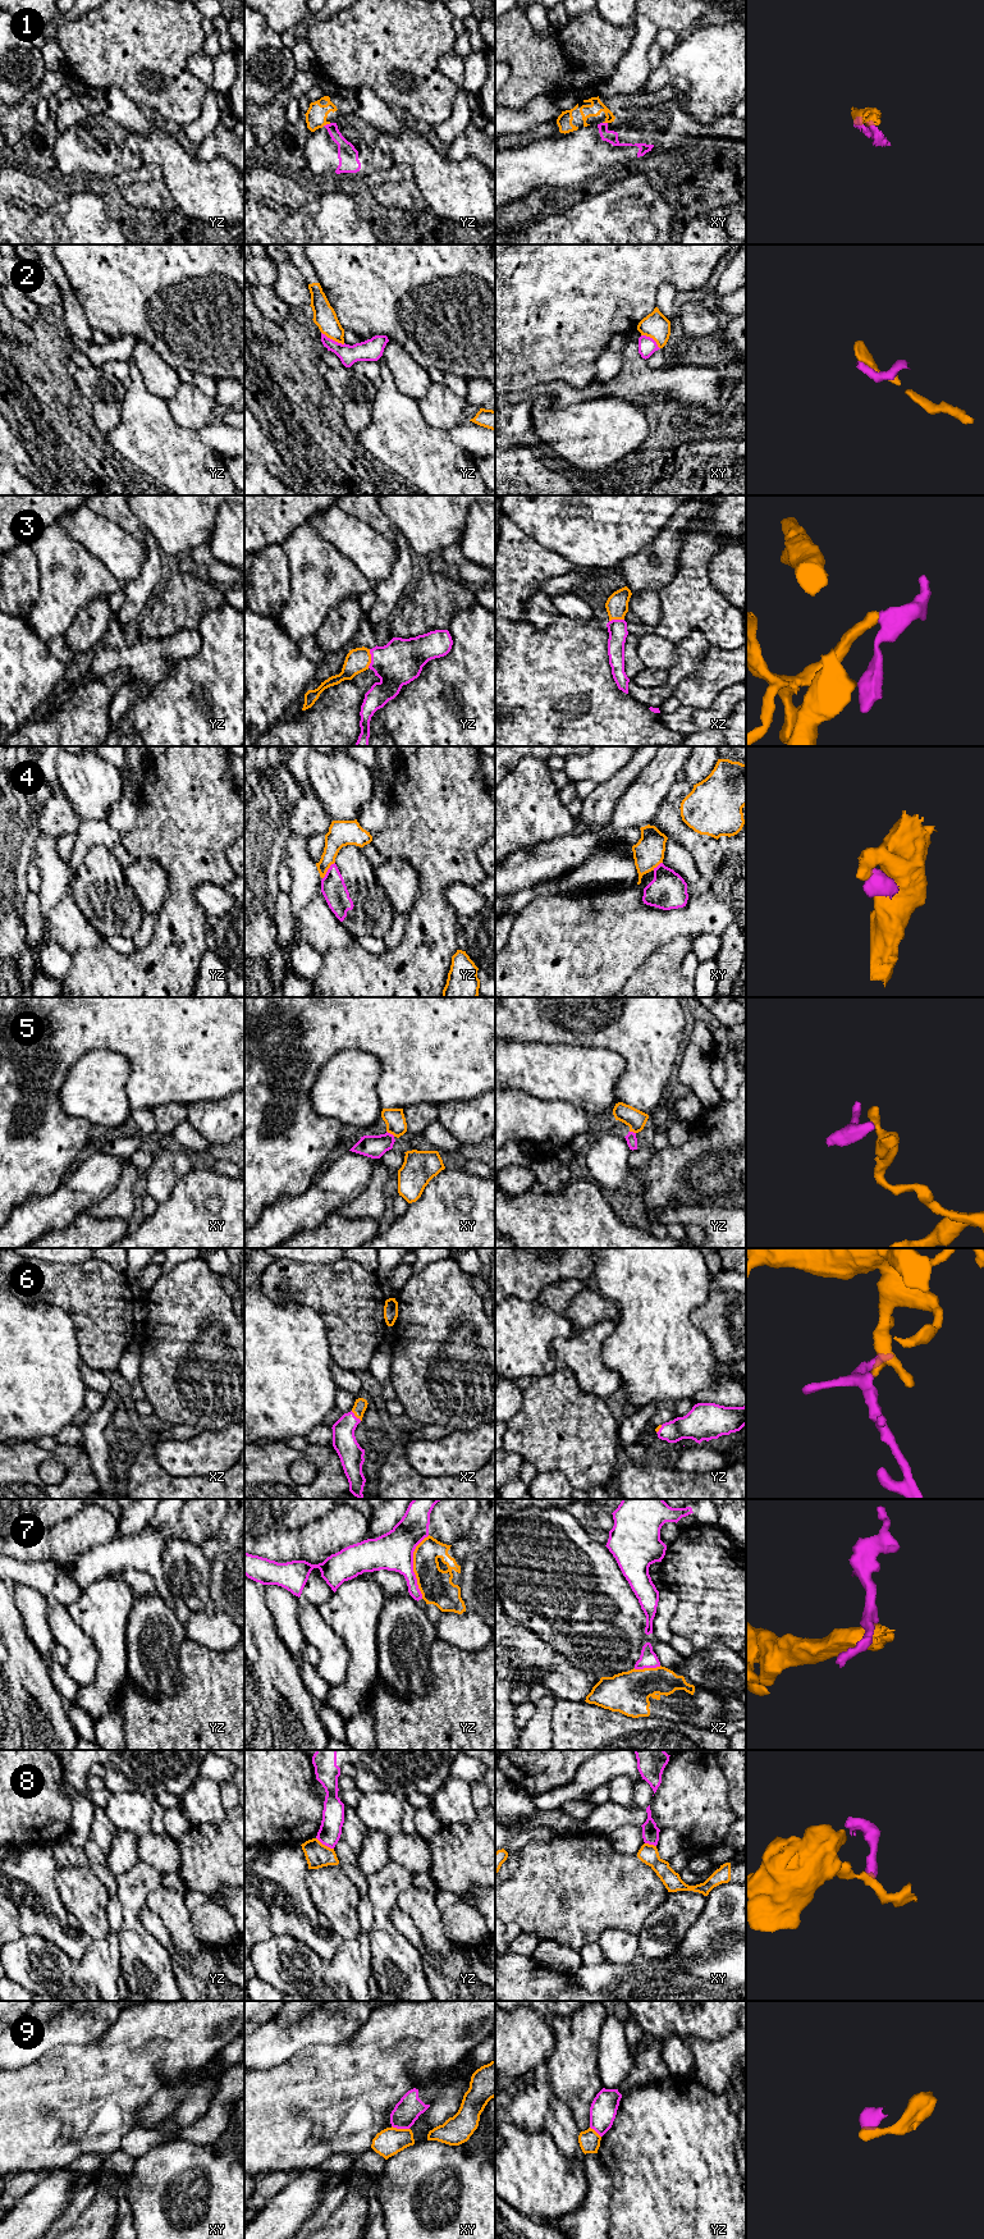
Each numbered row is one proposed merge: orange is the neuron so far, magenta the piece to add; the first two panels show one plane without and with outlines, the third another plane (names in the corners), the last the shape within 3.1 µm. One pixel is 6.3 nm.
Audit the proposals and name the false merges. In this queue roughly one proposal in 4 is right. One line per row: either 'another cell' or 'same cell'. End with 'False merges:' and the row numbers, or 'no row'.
1: another cell
2: another cell
3: same cell
4: another cell
5: another cell
6: same cell
7: another cell
8: another cell
9: another cell
False merges: 1, 2, 4, 5, 7, 8, 9

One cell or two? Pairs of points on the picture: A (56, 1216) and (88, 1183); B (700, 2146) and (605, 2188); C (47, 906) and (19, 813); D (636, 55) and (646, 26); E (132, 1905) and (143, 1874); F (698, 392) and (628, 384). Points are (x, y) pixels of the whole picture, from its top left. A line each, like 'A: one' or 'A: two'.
A: one
B: two
C: two
D: one
E: one
F: one

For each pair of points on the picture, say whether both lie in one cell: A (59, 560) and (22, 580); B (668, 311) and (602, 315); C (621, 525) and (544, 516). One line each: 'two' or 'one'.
A: two
B: two
C: one

